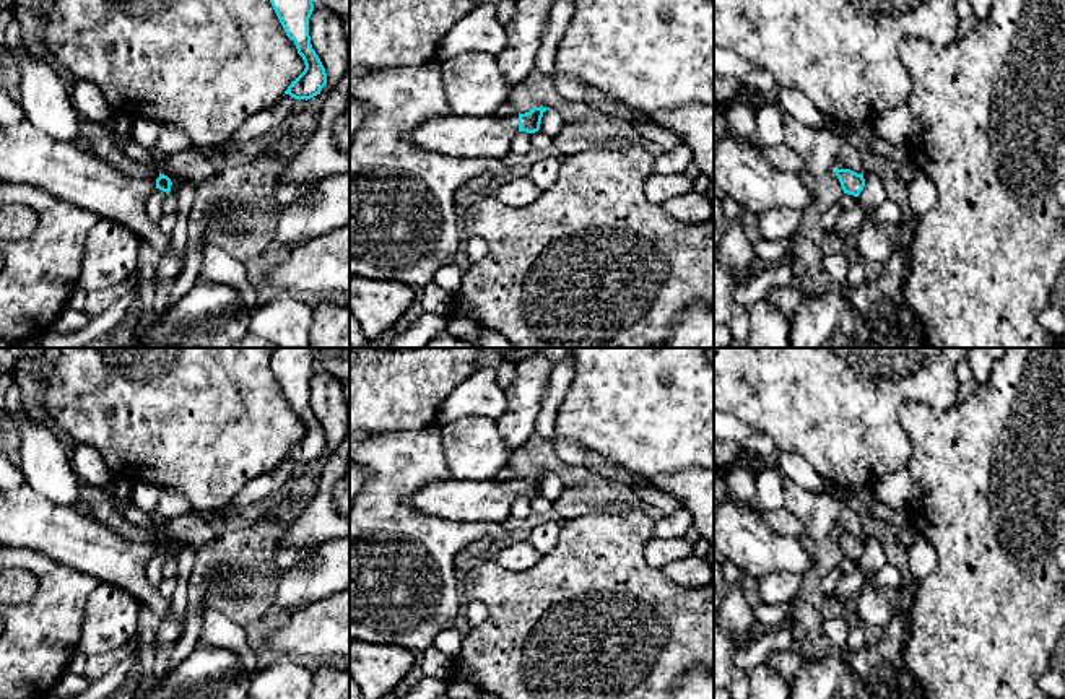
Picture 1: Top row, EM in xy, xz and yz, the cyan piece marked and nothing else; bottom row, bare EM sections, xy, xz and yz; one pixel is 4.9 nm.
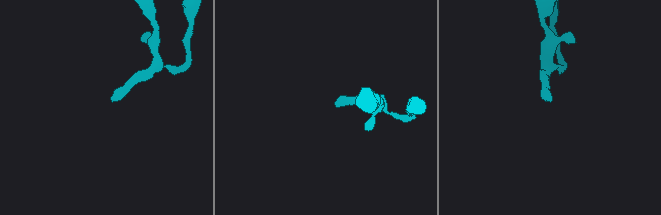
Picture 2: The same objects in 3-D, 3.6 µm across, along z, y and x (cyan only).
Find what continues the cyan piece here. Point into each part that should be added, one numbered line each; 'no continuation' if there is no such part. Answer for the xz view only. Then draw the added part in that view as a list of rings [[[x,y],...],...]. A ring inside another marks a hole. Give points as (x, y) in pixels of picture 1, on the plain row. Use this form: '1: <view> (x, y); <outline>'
1: xz (456, 499); [[[519,478],[444,480],[433,481],[411,494],[411,507],[418,512],[455,522],[504,523],[511,506],[519,497]]]

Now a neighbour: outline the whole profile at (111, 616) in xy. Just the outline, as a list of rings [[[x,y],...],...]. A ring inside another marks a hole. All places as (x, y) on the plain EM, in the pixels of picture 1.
[[[98,582],[86,603],[78,650],[91,657],[127,645],[137,636],[140,608],[124,588]]]

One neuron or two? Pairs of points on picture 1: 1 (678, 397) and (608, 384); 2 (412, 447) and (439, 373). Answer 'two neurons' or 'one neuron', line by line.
1: one neuron
2: two neurons

